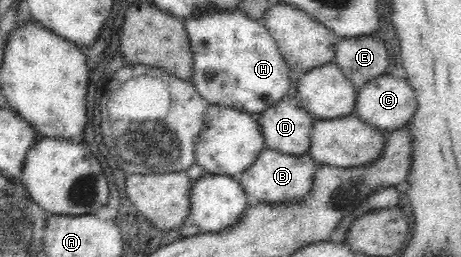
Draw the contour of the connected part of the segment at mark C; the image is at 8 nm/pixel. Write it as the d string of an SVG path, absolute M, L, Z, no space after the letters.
M385 74L356 88L353 113L360 120L381 131L387 132L400 129L402 125L408 125L414 111L416 111L416 94L414 93L414 88L410 86L406 79Z

